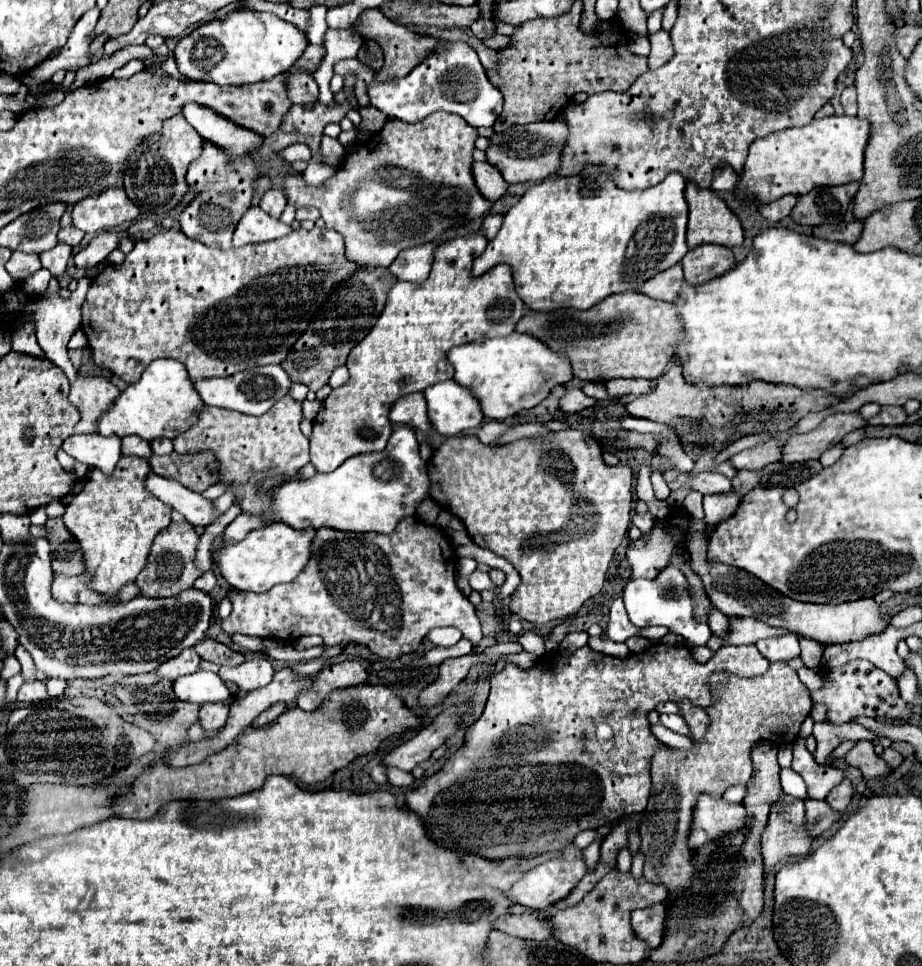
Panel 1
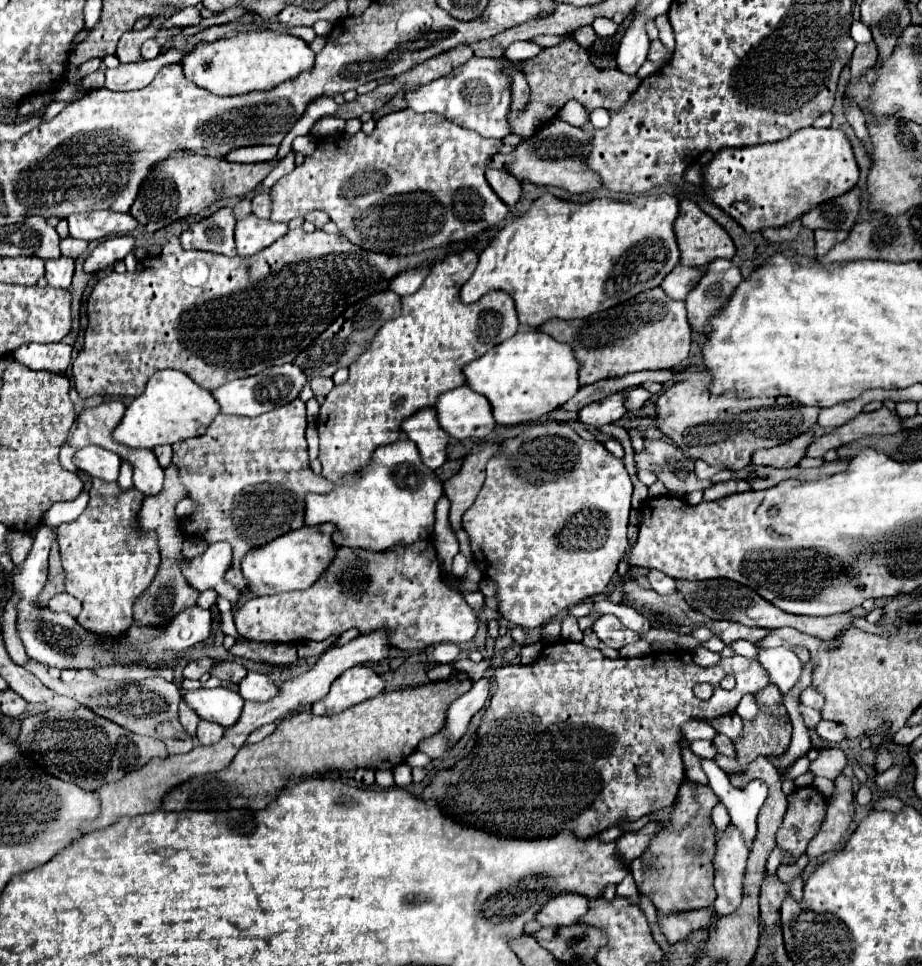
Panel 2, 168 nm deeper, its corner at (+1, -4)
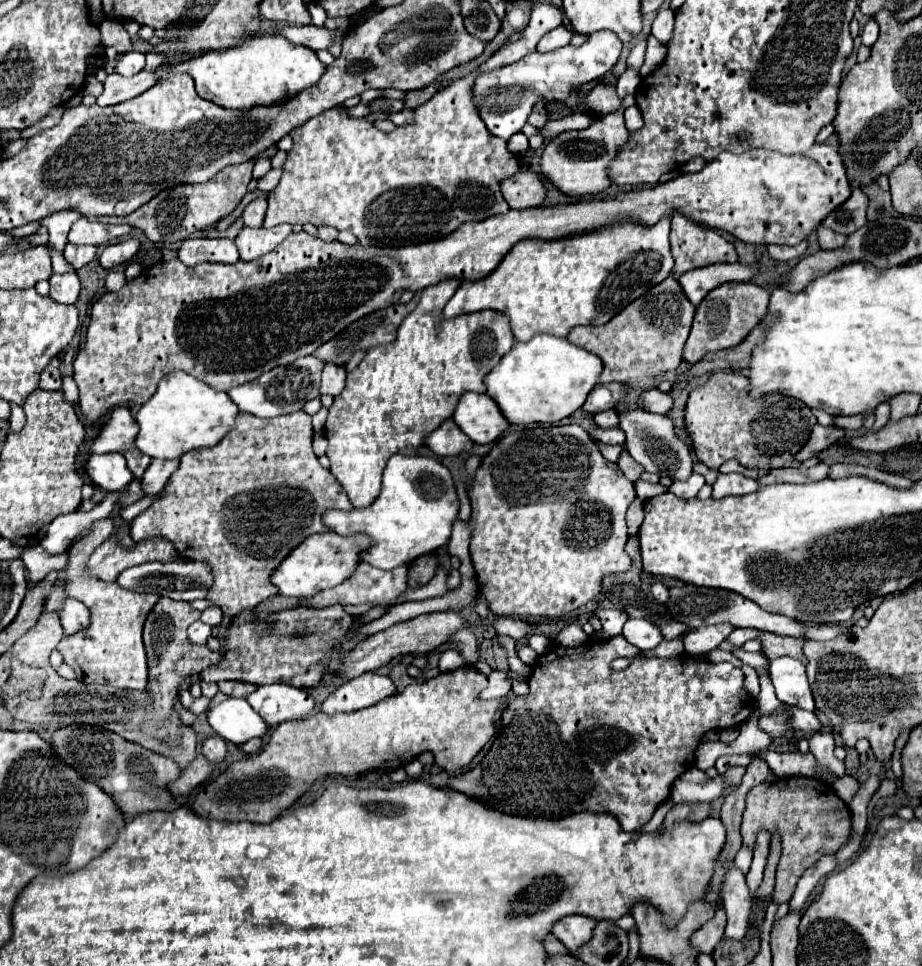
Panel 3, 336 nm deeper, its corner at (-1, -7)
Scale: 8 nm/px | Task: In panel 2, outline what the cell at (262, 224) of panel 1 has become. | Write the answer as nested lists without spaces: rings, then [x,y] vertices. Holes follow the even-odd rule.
[[[248,215],[236,223],[236,249],[238,255],[254,255],[272,245],[288,231],[286,223],[272,223],[270,219],[258,219]]]

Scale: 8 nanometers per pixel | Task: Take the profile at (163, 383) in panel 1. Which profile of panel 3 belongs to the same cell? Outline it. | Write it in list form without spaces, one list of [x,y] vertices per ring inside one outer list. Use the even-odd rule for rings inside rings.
[[[170,372],[160,380],[156,394],[136,414],[140,426],[136,446],[150,458],[162,460],[180,458],[190,450],[212,448],[234,428],[238,412],[238,406],[232,404],[226,392],[218,392],[186,372]]]

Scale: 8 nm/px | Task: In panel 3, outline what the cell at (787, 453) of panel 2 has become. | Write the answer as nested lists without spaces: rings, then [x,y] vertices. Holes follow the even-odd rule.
[[[816,424],[812,434],[810,434],[810,440],[806,442],[806,446],[798,452],[798,460],[804,462],[812,456],[816,456],[818,452],[822,452],[824,448],[828,448],[830,444],[838,442],[840,438],[844,438],[844,430],[842,428],[836,428],[836,426],[820,426]]]

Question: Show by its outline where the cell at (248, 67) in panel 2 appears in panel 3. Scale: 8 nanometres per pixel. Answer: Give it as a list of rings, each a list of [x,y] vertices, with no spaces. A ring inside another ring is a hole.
[[[262,36],[244,42],[240,48],[232,48],[222,54],[204,54],[176,66],[162,68],[158,71],[157,81],[162,81],[174,74],[188,74],[194,78],[196,92],[224,108],[250,110],[252,106],[272,106],[284,100],[290,100],[298,92],[314,86],[326,66],[318,60],[316,52],[286,40],[284,36]]]

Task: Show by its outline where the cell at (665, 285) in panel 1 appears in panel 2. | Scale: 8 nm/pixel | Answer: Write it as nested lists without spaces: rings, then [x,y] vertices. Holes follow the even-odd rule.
[[[676,265],[662,281],[662,289],[666,291],[668,297],[682,301],[686,299],[688,291],[700,281],[704,273],[704,267],[686,267],[686,265]]]

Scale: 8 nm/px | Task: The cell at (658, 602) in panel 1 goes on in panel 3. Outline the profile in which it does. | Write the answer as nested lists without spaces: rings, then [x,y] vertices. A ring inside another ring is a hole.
[[[628,618],[622,636],[641,651],[654,649],[663,640],[660,629],[645,618]]]

